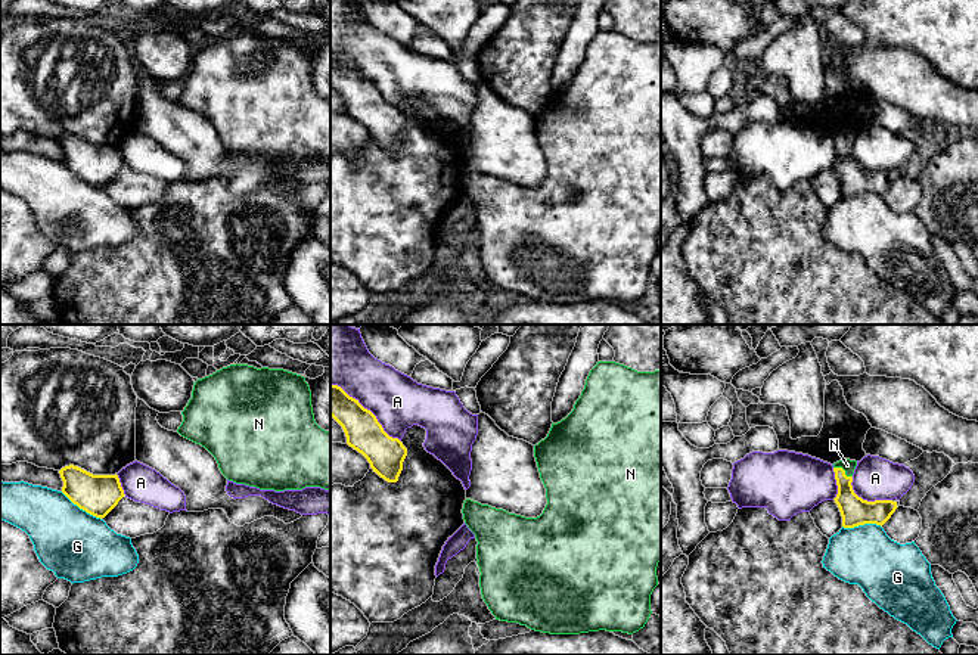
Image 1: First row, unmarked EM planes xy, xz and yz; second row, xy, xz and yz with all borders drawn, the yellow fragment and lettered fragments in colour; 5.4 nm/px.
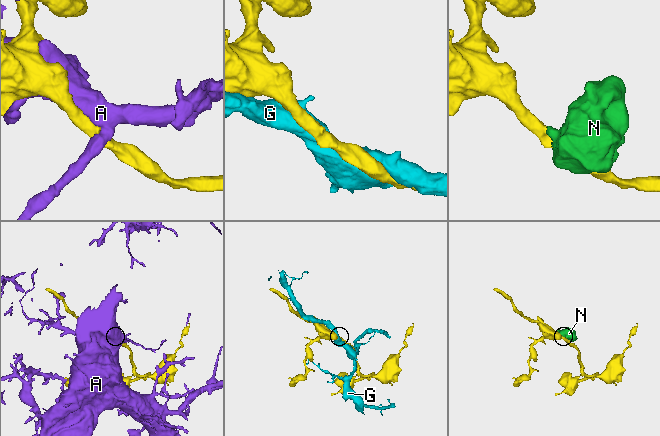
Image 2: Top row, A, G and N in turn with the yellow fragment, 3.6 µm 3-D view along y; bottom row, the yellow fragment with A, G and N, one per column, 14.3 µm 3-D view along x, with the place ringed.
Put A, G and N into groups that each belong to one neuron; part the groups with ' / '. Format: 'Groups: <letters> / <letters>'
Groups: A / G / N

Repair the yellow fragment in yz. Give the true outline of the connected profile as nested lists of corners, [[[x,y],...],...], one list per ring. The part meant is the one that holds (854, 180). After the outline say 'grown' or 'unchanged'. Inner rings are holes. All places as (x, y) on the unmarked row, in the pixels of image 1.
[[[850,128],[833,133],[838,155],[838,164],[833,170],[839,177],[842,196],[854,198],[864,193],[876,193],[882,196],[898,177],[897,171],[867,171],[859,167],[851,155],[856,136],[857,131]]] | grown

